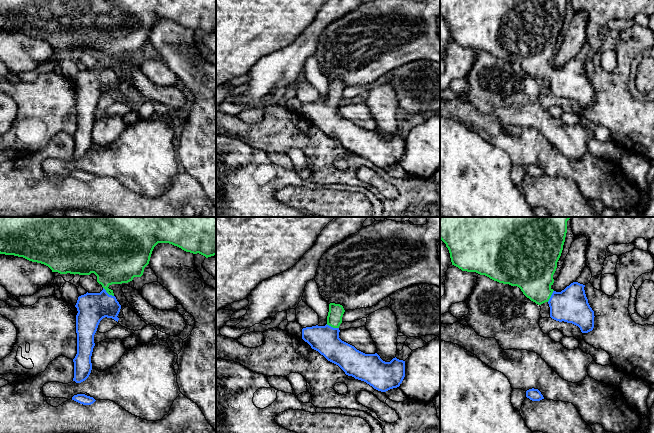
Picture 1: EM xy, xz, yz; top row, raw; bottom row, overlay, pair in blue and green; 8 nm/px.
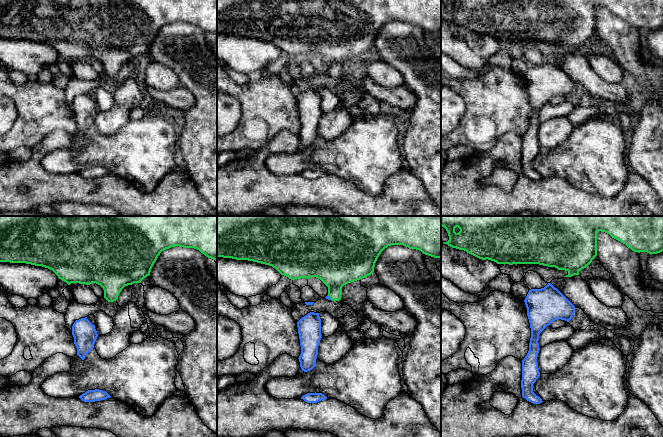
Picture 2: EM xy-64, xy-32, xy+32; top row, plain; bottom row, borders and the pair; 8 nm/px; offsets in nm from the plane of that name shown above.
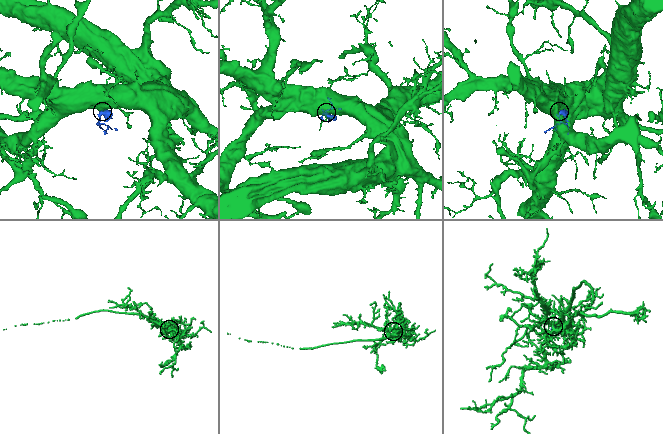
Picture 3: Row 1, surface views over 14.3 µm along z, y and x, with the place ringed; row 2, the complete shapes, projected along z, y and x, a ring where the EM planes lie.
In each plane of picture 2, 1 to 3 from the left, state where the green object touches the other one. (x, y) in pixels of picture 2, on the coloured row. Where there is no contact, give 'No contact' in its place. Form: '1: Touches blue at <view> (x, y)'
1: No contact
2: Touches blue at xy-32 (330, 298)
3: No contact

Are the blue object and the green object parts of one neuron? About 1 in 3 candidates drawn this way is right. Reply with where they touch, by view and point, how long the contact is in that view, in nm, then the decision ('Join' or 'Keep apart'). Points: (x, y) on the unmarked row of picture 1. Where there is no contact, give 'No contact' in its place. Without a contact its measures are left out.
Touches blue at xz (332, 103). Shared border 110 nm. Join

